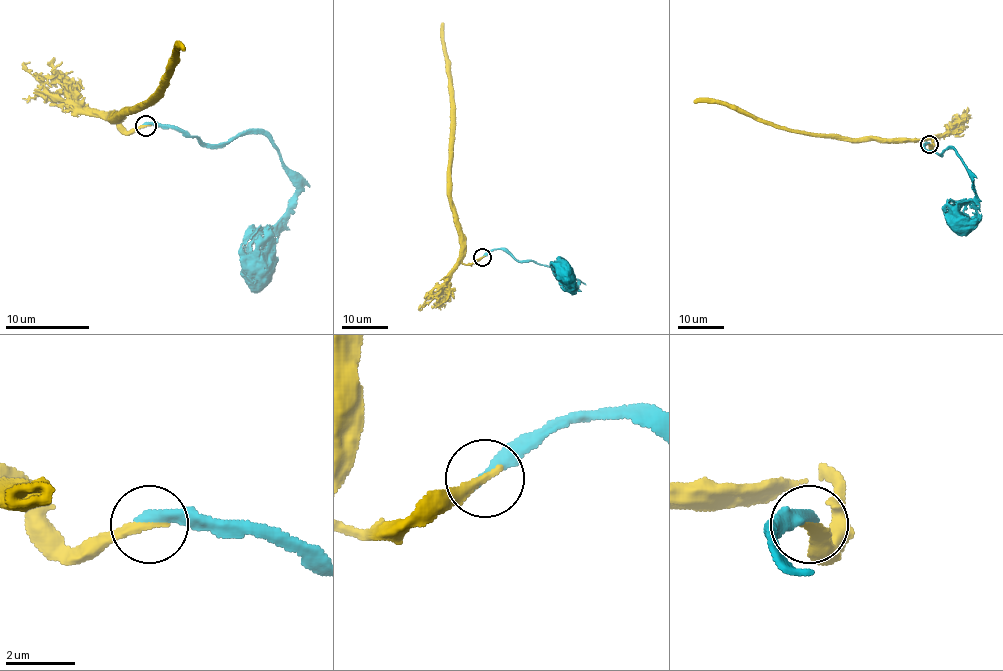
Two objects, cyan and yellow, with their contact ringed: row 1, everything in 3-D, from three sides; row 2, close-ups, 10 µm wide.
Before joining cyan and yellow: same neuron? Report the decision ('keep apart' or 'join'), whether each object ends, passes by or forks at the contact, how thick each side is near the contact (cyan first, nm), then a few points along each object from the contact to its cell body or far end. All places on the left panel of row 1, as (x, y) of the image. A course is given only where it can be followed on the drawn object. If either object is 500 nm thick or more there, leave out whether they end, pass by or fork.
join | cyan ends | yellow ends | 360/280 nm | cyan via (145, 124), (207, 145), (264, 134), (278, 151), (295, 188), (292, 207), (263, 236), (270, 257), (263, 272) | yellow via (145, 126), (127, 130), (114, 115), (109, 115), (124, 117), (145, 107), (183, 44)

